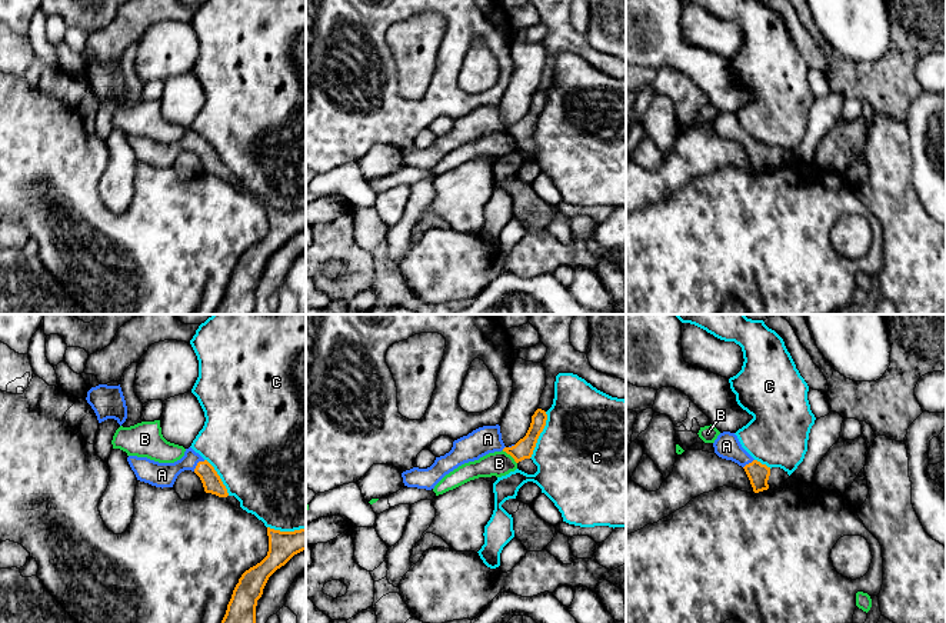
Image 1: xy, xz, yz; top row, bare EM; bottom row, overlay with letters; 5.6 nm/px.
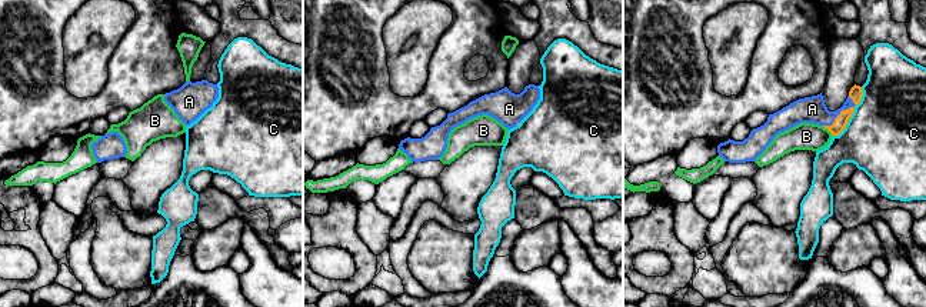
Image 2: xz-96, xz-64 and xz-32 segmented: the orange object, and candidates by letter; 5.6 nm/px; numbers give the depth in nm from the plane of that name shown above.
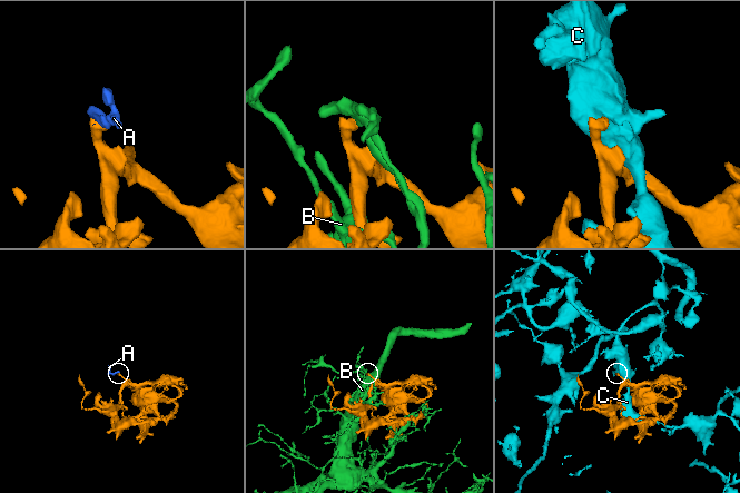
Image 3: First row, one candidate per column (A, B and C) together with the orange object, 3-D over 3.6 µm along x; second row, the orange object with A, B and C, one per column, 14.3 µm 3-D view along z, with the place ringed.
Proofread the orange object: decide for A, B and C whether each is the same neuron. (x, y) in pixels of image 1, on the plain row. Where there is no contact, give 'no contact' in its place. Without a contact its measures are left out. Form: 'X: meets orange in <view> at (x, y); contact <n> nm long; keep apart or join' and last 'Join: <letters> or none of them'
A: meets orange in xy at (197, 143); contact 90 nm long; join
B: meets orange in xz at (510, 135); contact 120 nm long; keep apart
C: meets orange in xz at (539, 115); contact 280 nm long; keep apart
Join: A

